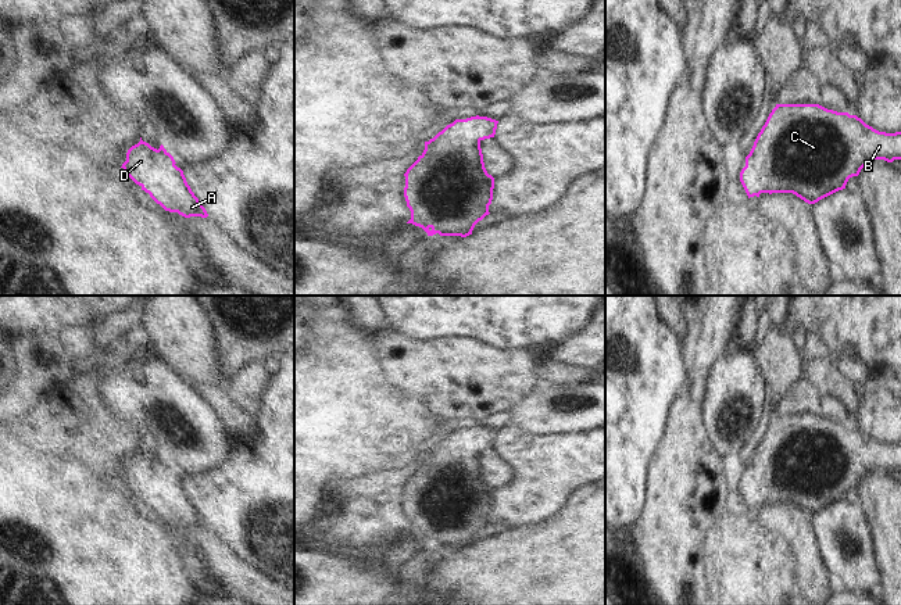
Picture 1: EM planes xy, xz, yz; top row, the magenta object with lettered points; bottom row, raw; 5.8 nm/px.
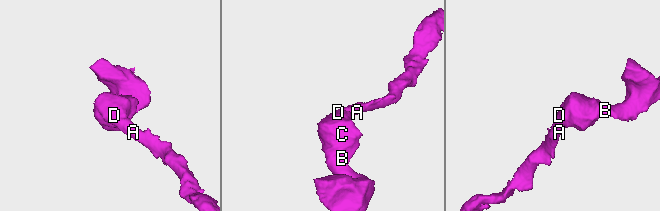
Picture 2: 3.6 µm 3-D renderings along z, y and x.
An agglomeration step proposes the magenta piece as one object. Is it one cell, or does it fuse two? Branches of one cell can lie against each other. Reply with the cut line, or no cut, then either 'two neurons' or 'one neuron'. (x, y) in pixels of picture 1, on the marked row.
no cut | one neuron

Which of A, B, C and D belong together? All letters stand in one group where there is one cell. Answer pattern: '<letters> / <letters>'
A B C D

